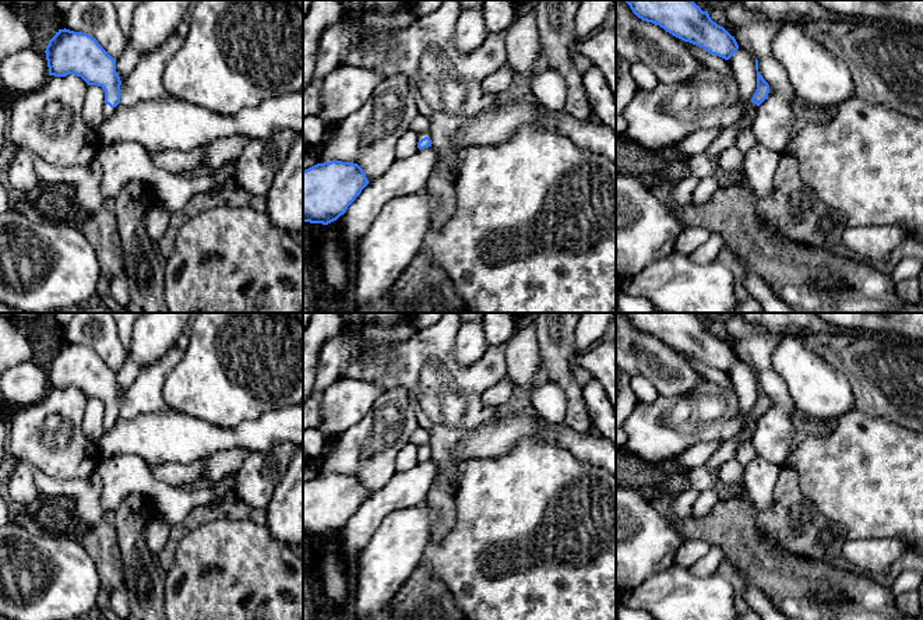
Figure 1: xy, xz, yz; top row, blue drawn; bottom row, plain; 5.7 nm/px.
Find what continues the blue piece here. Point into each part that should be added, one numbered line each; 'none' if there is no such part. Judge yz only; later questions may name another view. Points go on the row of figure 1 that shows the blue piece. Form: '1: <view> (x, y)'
1: yz (728, 137)

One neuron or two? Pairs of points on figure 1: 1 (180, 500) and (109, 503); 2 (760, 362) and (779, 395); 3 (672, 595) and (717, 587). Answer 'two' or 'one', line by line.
1: one
2: two
3: one

